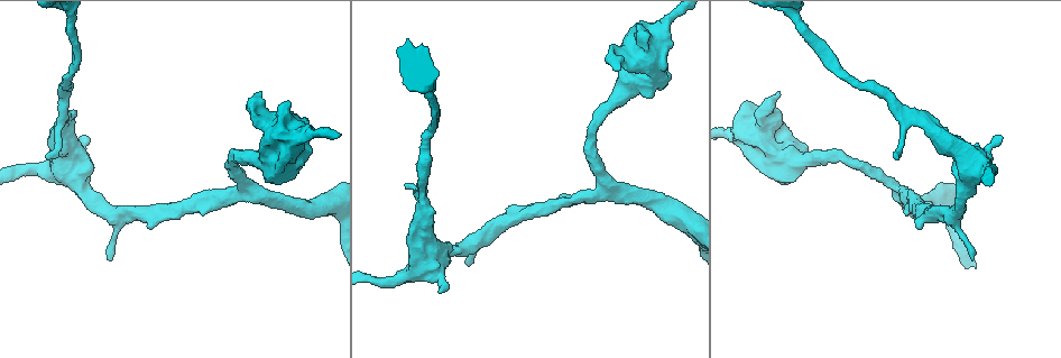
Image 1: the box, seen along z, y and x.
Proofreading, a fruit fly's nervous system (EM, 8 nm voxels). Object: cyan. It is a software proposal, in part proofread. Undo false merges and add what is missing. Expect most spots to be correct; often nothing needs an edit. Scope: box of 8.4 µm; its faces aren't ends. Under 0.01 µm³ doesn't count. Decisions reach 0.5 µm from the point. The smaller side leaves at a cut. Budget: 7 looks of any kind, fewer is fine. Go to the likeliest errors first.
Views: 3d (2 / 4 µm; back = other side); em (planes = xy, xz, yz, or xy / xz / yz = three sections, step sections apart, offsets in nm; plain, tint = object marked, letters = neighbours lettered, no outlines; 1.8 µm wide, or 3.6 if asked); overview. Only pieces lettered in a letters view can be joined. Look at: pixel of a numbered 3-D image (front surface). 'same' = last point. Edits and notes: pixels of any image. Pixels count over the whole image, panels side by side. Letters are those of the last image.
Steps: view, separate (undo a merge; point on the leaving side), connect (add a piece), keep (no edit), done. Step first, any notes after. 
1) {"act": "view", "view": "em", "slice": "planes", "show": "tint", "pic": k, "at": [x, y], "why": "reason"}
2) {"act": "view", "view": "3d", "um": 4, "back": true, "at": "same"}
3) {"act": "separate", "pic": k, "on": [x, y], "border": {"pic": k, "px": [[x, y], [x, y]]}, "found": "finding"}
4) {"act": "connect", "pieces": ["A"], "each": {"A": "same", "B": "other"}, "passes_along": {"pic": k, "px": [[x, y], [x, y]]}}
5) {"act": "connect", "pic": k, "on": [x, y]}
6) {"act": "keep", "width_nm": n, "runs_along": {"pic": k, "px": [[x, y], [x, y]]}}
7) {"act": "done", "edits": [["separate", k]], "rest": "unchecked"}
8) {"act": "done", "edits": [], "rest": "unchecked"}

{"act": "view", "view": "em", "um": 3.6, "slice": "planes", "show": "tint", "pic": 1, "at": [659, 38], "why": "sudden change in width"}

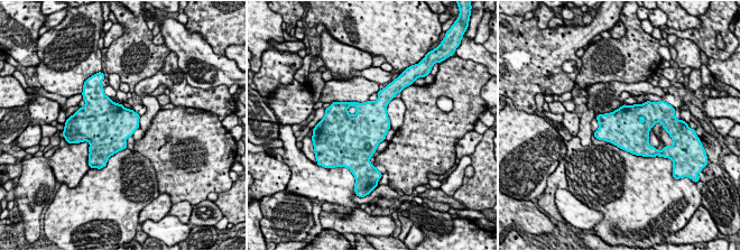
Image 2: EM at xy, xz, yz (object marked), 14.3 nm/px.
{"act": "view", "view": "em", "um": 3.6, "slice": "planes", "show": "letters", "at": "same", "why": "see the neighbours"}

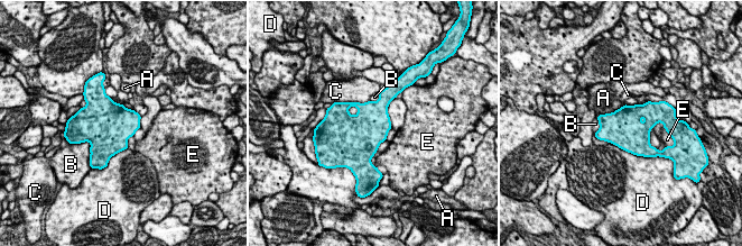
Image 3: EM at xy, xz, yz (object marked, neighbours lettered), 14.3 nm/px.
{"act": "keep", "width_nm": 600, "each": {"A": "other", "B": "other", "C": "other", "D": "other", "E": "other"}, "border": {"pic": 3, "px": [[600, 114], [595, 136], [611, 143]]}, "found": "all the same neuron"}

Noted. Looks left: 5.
{"act": "view", "view": "3d", "um": 4, "pic": 1, "at": [971, 259]}

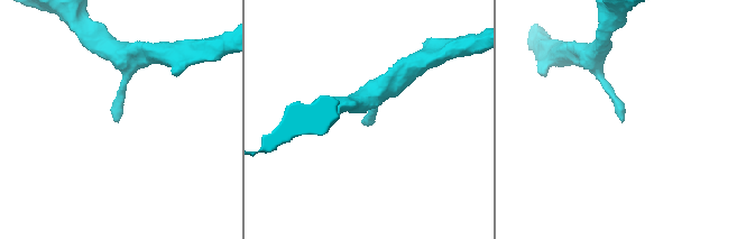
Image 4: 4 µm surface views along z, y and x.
{"act": "view", "view": "em", "slice": "xz", "step": 4, "show": "tint", "pic": 4, "at": [364, 124], "why": "need the tissue"}

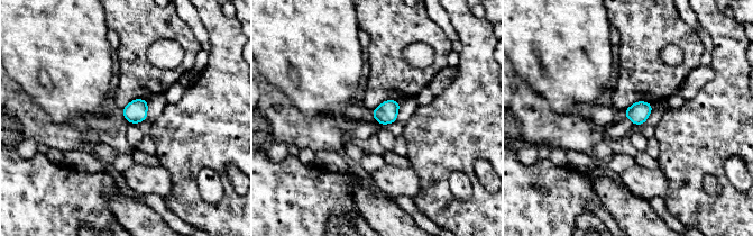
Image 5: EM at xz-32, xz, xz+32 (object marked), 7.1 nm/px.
{"act": "view", "view": "em", "slice": "planes", "show": "letters", "at": "same"}

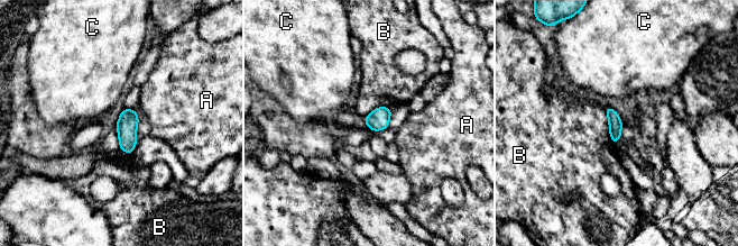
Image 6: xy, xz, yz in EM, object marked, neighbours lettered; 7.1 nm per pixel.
{"act": "keep", "width_nm": 100, "each": {"A": "other", "B": "other", "C": "other"}, "border": {"pic": 6, "px": [[603, 110], [608, 121]]}, "found": "none of them fits"}

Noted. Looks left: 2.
{"act": "view", "view": "em", "slice": "xy", "step": 16, "show": "tint", "pic": 1, "at": [439, 292], "why": "free end"}

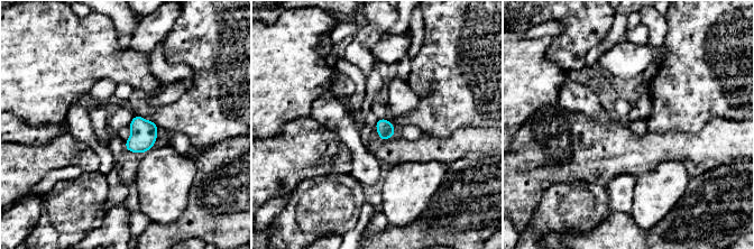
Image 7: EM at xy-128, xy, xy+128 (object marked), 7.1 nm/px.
{"act": "view", "view": "em", "slice": "planes", "show": "letters", "at": "same"}

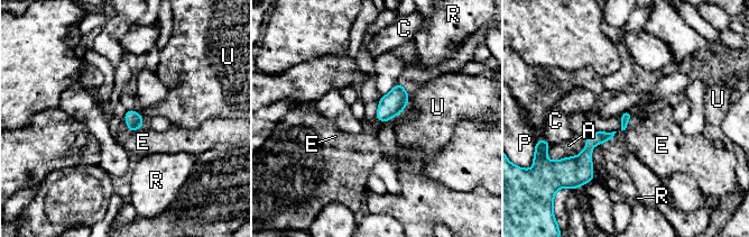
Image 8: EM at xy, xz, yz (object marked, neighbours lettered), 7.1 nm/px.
{"act": "keep", "each": {"A": "other", "C": "other", "E": "other", "P": "other", "R": "other", "U": "other"}, "border": {"pic": 8, "px": [[144, 126], [128, 131]]}, "found": "none of them fits"}

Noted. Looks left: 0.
{"act": "done", "edits": [], "rest": "unchecked"}

